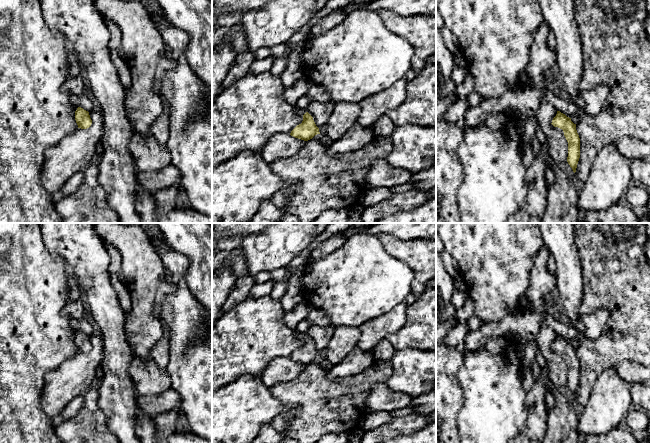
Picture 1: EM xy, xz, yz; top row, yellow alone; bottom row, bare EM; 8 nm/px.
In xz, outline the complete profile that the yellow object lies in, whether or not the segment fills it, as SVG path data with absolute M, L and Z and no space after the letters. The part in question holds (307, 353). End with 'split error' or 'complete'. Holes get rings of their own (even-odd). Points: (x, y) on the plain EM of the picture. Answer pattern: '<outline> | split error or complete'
M296 330L295 333L298 339L303 340L303 345L291 355L290 359L308 365L315 359L320 358L319 352L316 350L313 341L305 333L299 333Z | split error

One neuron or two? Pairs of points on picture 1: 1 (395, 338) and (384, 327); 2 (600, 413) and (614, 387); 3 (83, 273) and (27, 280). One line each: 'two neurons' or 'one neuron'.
1: two neurons
2: one neuron
3: two neurons

